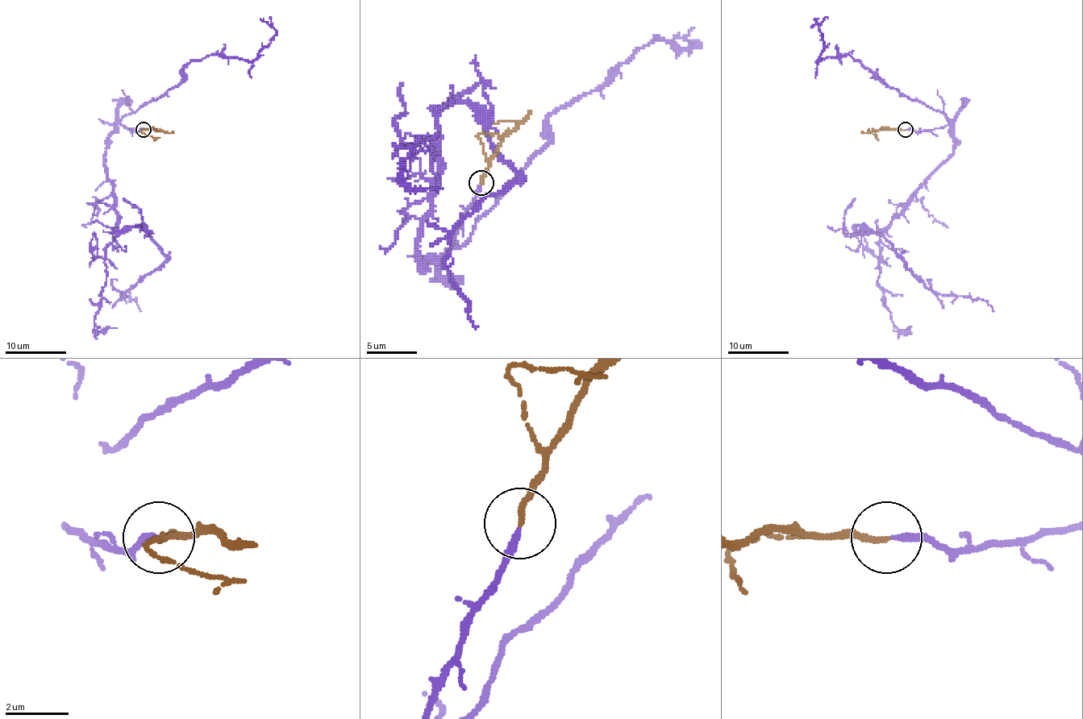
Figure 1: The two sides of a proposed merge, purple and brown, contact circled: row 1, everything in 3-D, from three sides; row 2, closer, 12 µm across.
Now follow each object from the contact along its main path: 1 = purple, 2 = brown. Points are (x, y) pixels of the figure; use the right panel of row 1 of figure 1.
1: (905, 130), (950, 123), (952, 152), (885, 227), (856, 230), (880, 234), (937, 294), (983, 299), (993, 311)
2: (905, 130), (880, 128), (870, 133), (868, 128)

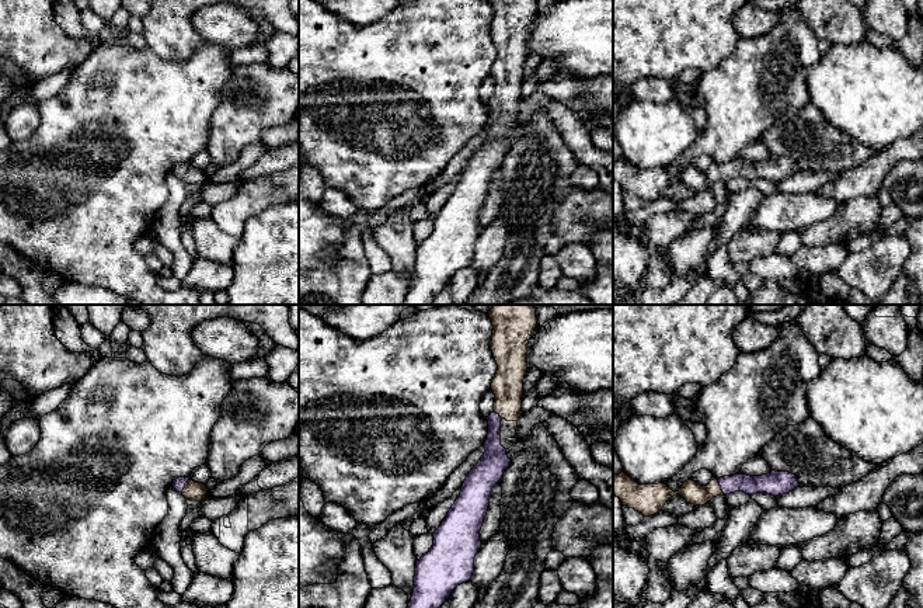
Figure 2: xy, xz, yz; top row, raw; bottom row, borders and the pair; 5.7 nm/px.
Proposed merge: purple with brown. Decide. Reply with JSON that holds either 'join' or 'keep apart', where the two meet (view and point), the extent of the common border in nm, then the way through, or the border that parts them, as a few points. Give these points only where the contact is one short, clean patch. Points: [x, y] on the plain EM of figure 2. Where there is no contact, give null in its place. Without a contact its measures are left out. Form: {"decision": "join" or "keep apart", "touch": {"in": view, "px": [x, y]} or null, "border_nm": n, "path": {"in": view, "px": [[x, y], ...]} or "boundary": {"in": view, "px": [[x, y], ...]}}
{"decision": "join", "touch": {"in": "yz", "px": [720, 170]}, "border_nm": 100, "path": {"in": "yz", "px": [[751, 170], [720, 170], [706, 179], [693, 179]]}}

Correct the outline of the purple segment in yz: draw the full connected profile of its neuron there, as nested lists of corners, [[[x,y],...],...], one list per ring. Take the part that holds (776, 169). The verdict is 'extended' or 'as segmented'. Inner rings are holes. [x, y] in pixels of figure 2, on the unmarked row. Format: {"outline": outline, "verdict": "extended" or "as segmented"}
{"outline": [[[772,156],[762,161],[734,160],[711,166],[707,171],[700,171],[694,166],[687,166],[678,177],[665,168],[638,170],[624,157],[613,160],[613,180],[623,191],[634,194],[644,202],[651,202],[662,195],[668,185],[680,180],[687,188],[704,191],[713,183],[735,177],[743,177],[750,183],[756,178],[767,178],[774,183],[783,181],[797,173],[797,161],[788,157]]], "verdict": "extended"}

